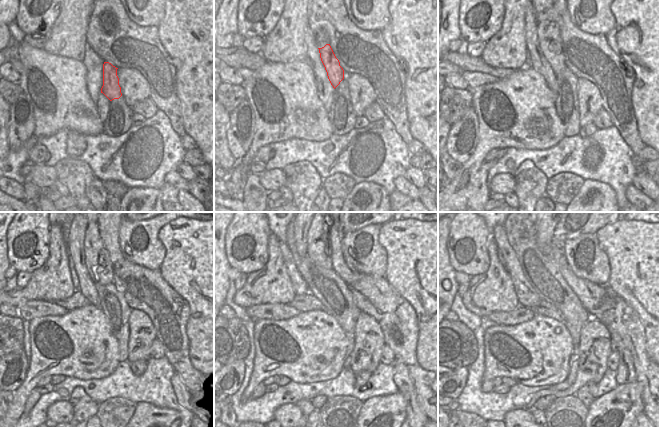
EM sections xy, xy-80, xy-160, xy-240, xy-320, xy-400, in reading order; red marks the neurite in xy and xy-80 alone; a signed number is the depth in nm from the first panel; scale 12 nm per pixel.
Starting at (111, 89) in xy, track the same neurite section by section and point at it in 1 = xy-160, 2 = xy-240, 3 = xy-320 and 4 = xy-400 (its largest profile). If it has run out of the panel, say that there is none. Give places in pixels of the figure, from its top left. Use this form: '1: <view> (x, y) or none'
1: xy-160 (548, 33)
2: xy-240 (97, 260)
3: xy-320 (319, 247)
4: xy-400 (545, 239)

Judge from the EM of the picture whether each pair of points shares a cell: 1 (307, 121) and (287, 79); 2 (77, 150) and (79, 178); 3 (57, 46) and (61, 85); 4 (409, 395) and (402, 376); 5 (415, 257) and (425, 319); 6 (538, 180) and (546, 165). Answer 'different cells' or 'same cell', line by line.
1: same cell
2: same cell
3: different cells
4: same cell
5: same cell
6: different cells

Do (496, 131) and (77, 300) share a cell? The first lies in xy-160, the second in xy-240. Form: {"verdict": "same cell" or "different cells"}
{"verdict": "different cells"}

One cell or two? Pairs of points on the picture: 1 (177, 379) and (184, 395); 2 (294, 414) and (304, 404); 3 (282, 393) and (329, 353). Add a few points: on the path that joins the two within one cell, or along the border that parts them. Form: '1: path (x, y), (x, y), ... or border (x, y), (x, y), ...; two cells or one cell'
1: path (179, 383), (184, 391); one cell
2: border (294, 404), (305, 416); two cells
3: border (291, 380), (296, 382), (319, 382); two cells

